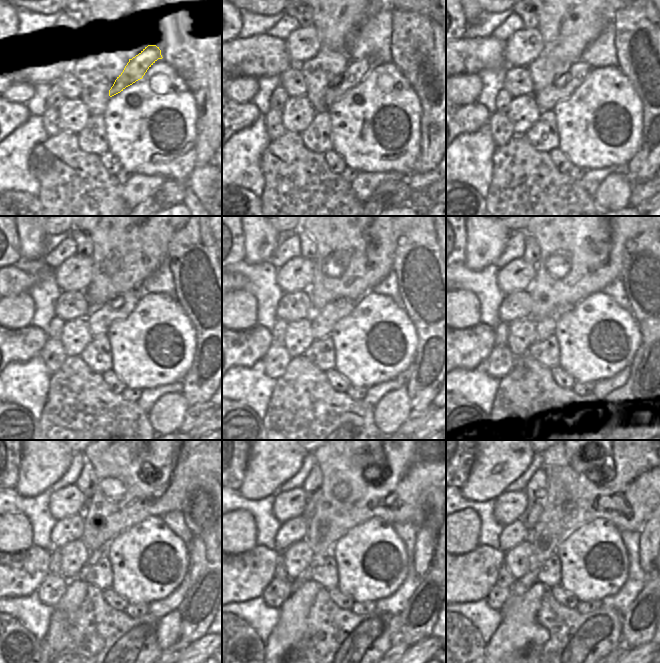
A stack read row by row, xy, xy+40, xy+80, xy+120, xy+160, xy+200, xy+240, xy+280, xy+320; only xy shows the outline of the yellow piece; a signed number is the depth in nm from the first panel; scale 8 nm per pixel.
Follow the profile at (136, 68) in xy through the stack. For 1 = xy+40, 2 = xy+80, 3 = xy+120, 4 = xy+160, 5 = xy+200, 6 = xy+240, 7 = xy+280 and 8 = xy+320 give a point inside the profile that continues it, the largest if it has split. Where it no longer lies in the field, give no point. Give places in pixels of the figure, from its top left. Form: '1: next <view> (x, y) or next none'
1: next xy+40 (357, 70)
2: next xy+80 (563, 86)
3: next xy+120 (99, 319)
4: next xy+160 (322, 322)
5: next xy+200 (545, 327)
6: next xy+240 (94, 556)
7: next xy+280 (306, 575)
8: next xy+320 (521, 586)

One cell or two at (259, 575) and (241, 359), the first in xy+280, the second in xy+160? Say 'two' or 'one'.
one

